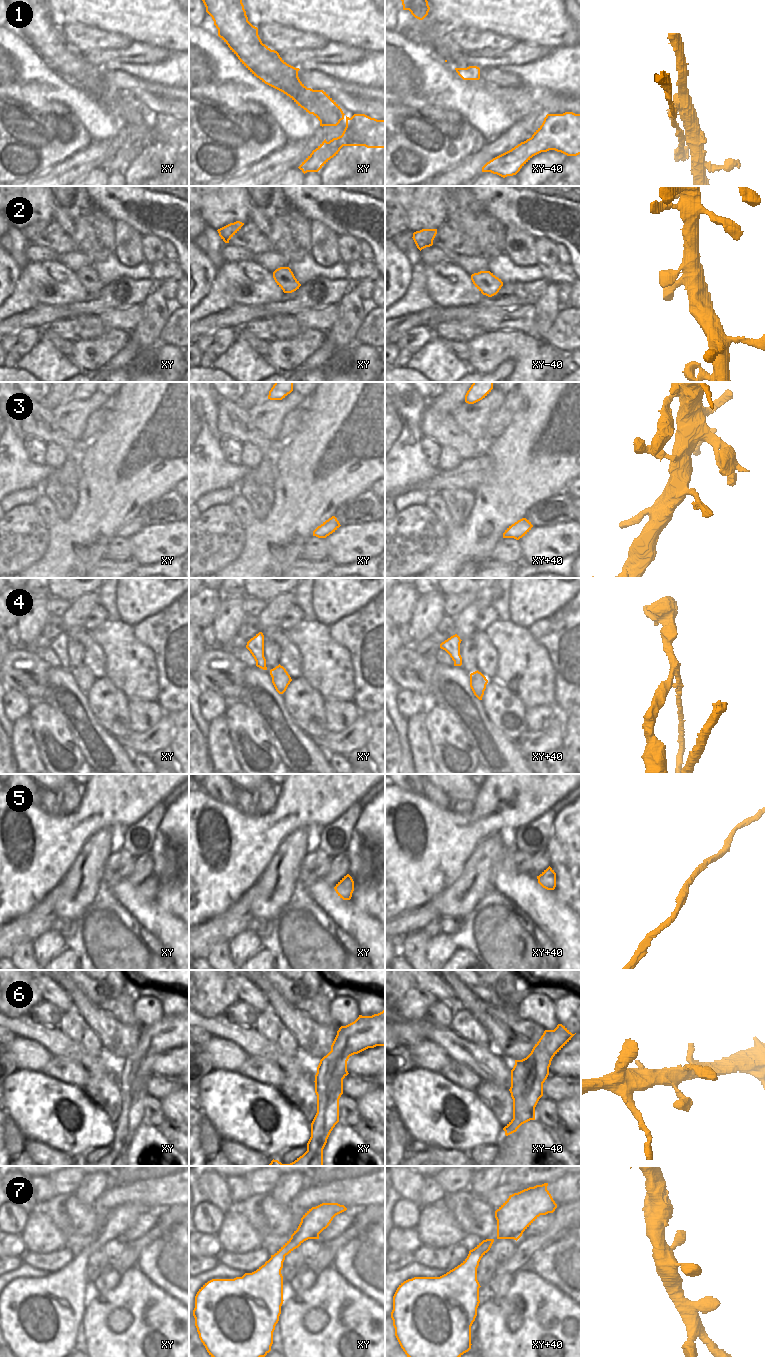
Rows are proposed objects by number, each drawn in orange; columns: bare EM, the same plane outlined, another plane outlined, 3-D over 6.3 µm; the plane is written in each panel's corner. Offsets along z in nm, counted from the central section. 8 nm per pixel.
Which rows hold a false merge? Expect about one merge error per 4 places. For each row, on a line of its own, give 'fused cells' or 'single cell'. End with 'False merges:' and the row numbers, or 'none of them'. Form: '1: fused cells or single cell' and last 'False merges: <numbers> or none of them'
1: fused cells
2: single cell
3: single cell
4: single cell
5: single cell
6: single cell
7: single cell
False merges: 1

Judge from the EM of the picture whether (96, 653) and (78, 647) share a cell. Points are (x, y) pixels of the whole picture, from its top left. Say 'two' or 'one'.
two

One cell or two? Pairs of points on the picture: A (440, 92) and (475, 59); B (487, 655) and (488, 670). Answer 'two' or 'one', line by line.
A: two
B: one

